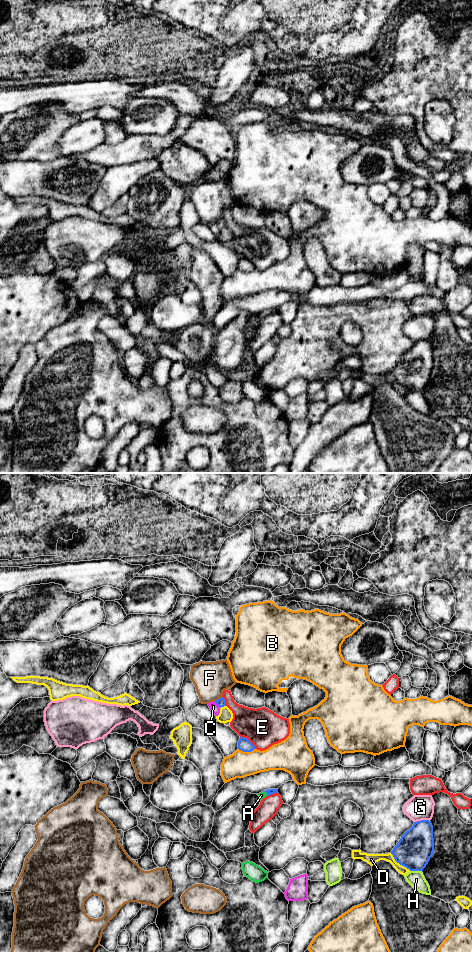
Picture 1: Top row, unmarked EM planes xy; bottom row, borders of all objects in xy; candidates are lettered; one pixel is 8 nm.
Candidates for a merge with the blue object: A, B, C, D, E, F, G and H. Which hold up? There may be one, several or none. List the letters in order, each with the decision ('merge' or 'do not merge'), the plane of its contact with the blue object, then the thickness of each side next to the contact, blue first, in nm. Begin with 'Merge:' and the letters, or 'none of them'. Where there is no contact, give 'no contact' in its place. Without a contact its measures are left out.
Merge: A
A: merge; meets blue in xy; 50 nm thick on the blue side, 50 nm on the other
B: do not merge; meets blue in xy; 100 nm thick on the blue side, 220 nm on the other
C: do not merge; meets blue in xy; 70 nm thick on the blue side, 70 nm on the other
D: do not merge; meets blue in xy; 280 nm thick on the blue side, 90 nm on the other
E: do not merge; meets blue in xy; 100 nm thick on the blue side, 300 nm on the other
F: do not merge; meets blue in xy; 70 nm thick on the blue side, 280 nm on the other
G: do not merge; meets blue in xy; 280 nm thick on the blue side, 200 nm on the other
H: do not merge; meets blue in xy; 280 nm thick on the blue side, 140 nm on the other

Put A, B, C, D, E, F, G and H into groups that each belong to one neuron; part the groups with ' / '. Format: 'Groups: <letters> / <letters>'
Groups: A / B / C / D / E / F / G / H

